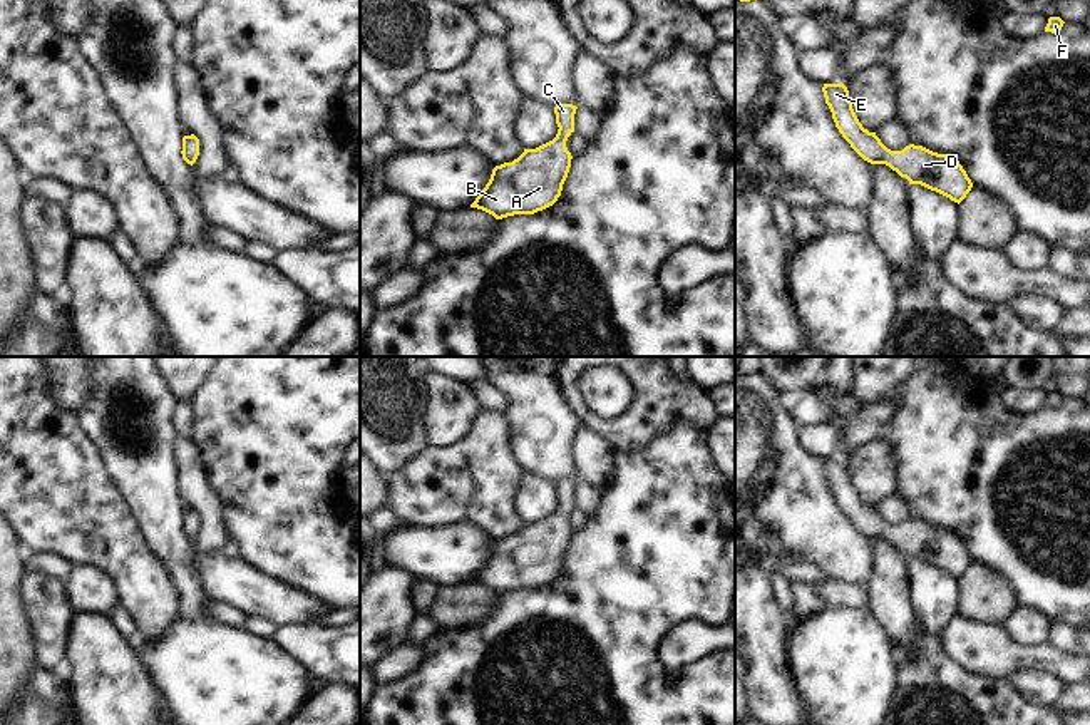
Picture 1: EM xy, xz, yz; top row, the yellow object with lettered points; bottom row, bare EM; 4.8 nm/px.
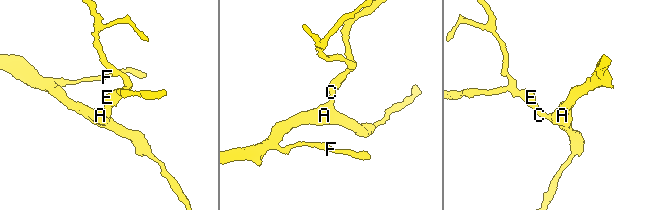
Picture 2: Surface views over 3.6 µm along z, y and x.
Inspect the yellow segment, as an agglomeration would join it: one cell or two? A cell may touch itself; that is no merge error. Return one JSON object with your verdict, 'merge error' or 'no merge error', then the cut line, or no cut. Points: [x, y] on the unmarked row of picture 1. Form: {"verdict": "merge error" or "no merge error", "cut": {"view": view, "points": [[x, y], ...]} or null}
{"verdict": "no merge error", "cut": null}

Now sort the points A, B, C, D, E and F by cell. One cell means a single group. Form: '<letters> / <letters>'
A B C D E F

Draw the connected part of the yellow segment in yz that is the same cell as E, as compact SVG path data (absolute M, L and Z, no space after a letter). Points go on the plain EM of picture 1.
M824 459L822 467L835 502L864 536L886 539L909 559L921 559L958 579L971 566L973 558L954 532L914 519L902 526L887 524L876 507L869 507L859 497L844 459Z

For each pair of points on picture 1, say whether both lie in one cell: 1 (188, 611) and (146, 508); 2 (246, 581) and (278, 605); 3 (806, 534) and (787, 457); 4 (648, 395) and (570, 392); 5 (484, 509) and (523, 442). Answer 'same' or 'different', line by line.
1: same
2: same
3: same
4: same
5: different

